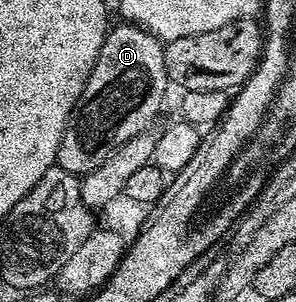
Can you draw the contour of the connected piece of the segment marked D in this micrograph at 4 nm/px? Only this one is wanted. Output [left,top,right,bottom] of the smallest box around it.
[57,23,168,177]

